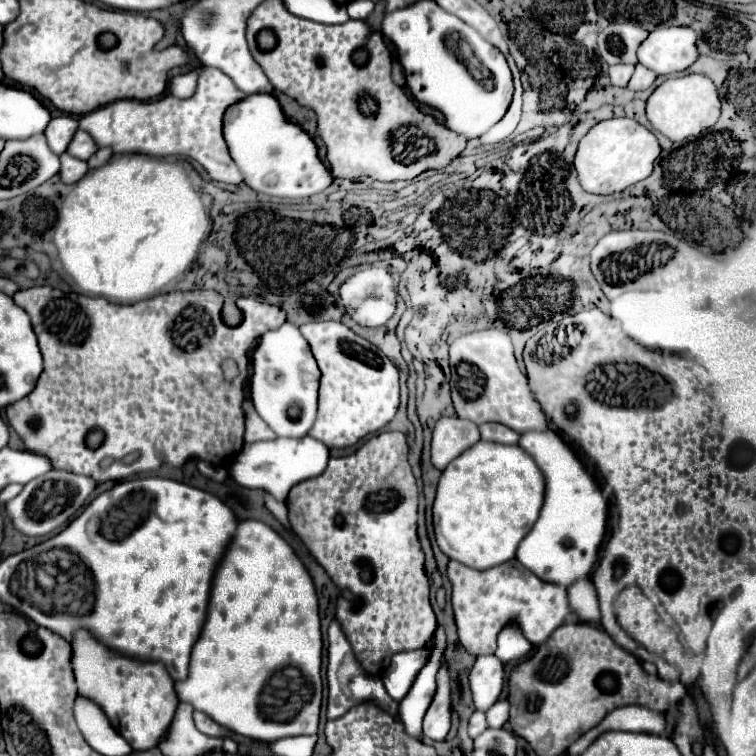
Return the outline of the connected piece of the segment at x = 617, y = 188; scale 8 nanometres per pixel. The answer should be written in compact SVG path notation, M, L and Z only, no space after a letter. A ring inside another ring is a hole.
M631 118L603 120L597 126L593 126L583 136L583 140L579 144L579 150L577 150L577 156L575 156L575 168L577 168L577 174L579 174L579 184L583 186L583 190L587 190L591 194L615 194L615 192L623 192L627 186L633 186L633 184L645 180L653 172L653 164L655 164L659 154L661 154L661 146L659 146L655 134L649 132L639 122L635 122Z

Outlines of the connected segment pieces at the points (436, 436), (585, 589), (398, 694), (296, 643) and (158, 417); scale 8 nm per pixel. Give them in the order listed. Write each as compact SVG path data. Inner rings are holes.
M441 418L435 424L431 440L431 462L435 468L443 470L461 452L471 448L481 440L479 426L463 418Z
M581 580L581 584L573 584L567 590L569 602L573 604L573 612L585 622L599 622L597 620L597 592L593 592L591 580Z
M413 650L413 652L401 652L391 658L389 668L383 672L383 684L387 694L399 702L411 688L417 672L425 666L429 652L427 650Z
M243 520L239 522L235 536L229 544L225 558L221 560L207 610L207 622L203 632L193 646L189 678L175 684L177 696L181 702L193 704L195 710L205 712L217 724L227 730L233 730L241 736L261 742L273 742L287 736L301 734L317 734L319 724L319 708L321 708L321 630L319 630L319 604L313 580L297 558L293 548L267 524L259 520ZM287 666L299 668L303 676L313 682L313 700L307 702L301 712L291 722L273 722L265 720L259 710L259 696L263 688L269 684L273 672L283 670Z
M35 286L17 292L13 300L31 316L45 358L45 370L29 396L7 406L7 420L21 434L25 448L33 454L47 456L55 470L83 474L103 484L107 480L157 470L163 462L183 466L189 458L197 458L211 464L225 464L227 456L231 460L241 452L247 350L267 330L279 328L285 322L285 312L279 306L271 306L261 298L241 296L239 310L243 322L231 328L221 318L223 296L215 290L175 290L123 306L103 298L65 294L51 286ZM225 360L235 360L239 366L239 374L233 380L225 380L223 376L221 364ZM93 434L99 436L97 446L87 442Z

